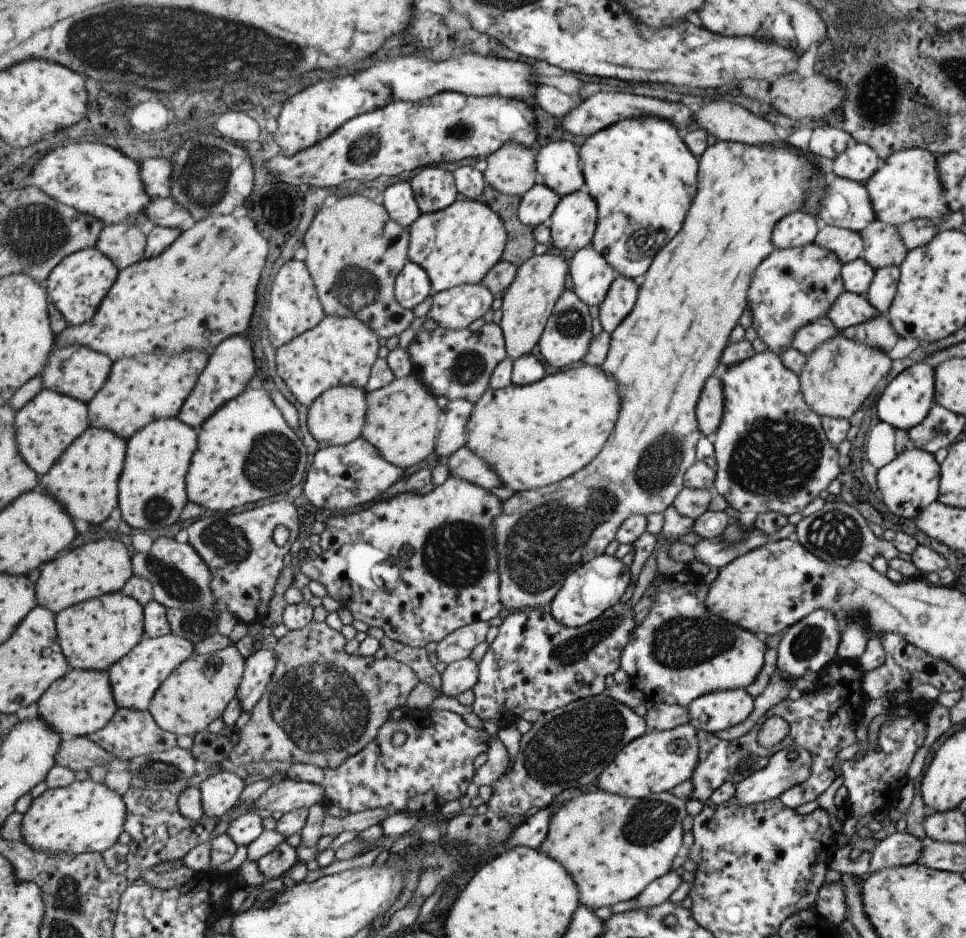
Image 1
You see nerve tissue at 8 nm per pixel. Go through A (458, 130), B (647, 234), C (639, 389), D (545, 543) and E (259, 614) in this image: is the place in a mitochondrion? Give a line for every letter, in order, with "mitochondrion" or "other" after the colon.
A: mitochondrion
B: other
C: other
D: mitochondrion
E: other

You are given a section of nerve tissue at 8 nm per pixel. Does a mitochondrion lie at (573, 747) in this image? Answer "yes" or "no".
yes

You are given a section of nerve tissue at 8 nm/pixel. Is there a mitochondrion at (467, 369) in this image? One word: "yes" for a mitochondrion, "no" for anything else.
yes

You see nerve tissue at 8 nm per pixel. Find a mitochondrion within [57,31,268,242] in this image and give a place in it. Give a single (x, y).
(206, 175)

